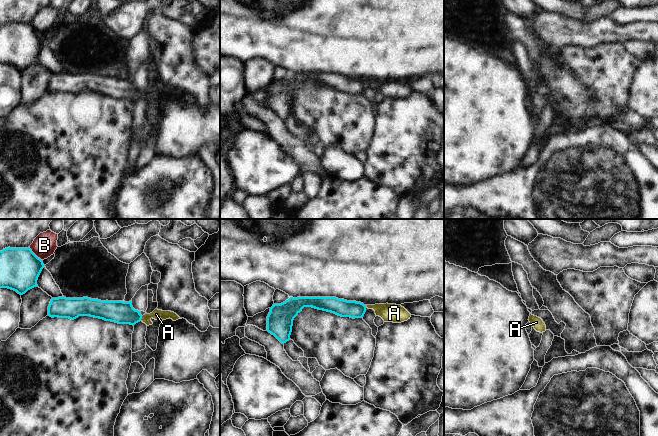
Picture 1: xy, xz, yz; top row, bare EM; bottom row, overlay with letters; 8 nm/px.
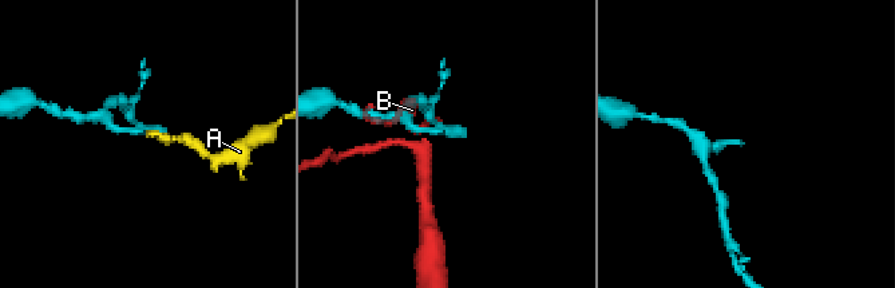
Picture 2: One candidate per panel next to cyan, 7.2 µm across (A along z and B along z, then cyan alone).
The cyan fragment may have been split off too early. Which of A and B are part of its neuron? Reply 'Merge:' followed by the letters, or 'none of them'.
Merge: A

